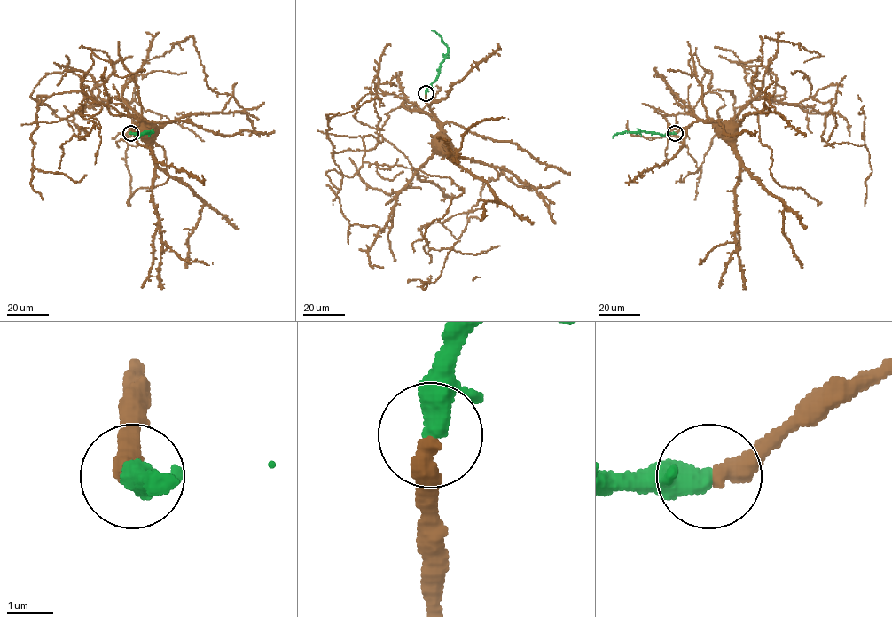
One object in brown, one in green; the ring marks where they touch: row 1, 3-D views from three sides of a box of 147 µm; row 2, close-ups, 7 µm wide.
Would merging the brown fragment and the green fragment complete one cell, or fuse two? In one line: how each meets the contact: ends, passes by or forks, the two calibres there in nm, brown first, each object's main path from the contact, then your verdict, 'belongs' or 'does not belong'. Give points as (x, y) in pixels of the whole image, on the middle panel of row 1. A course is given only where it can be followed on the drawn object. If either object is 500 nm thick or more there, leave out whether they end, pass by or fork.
brown ends there; green ends there; 440 nm thick on the brown side, 480 nm on the other; brown runs (426, 93), (426, 103), (440, 125), (440, 131), (432, 139), (434, 145); green runs (426, 93), (437, 77), (448, 50), (448, 46), (432, 30); belongs

